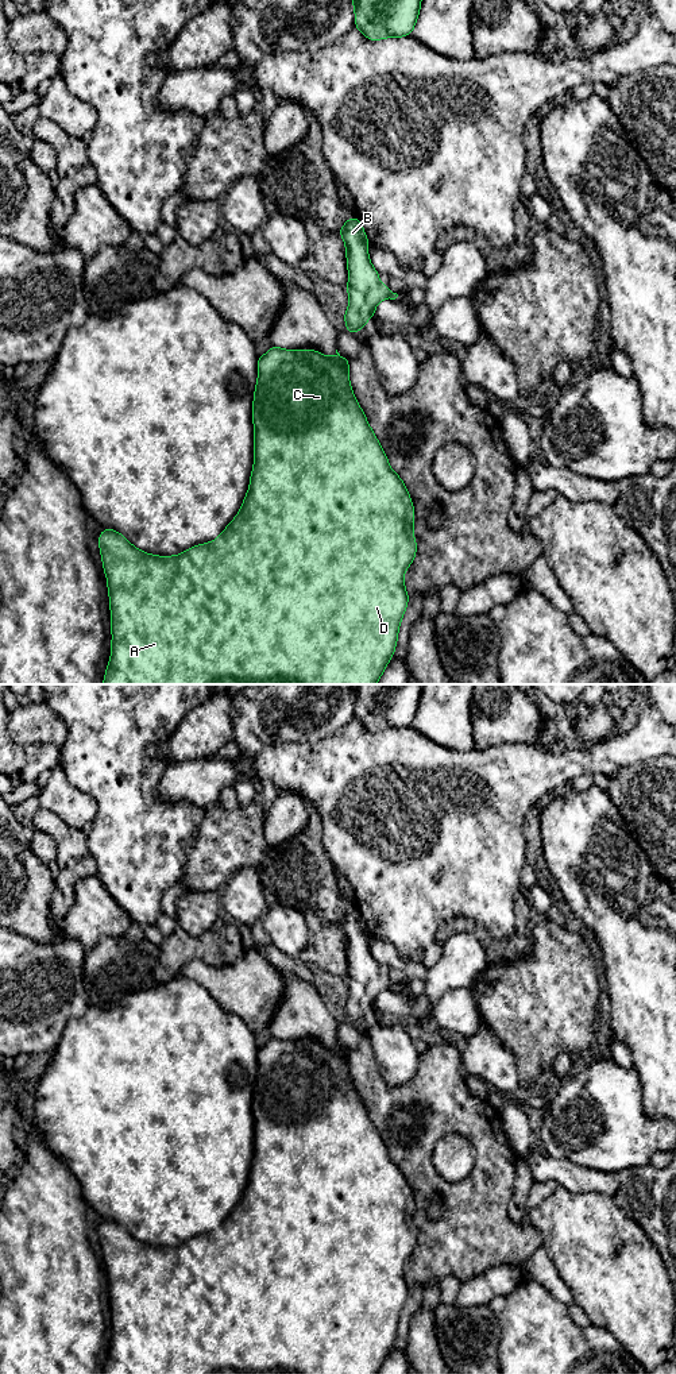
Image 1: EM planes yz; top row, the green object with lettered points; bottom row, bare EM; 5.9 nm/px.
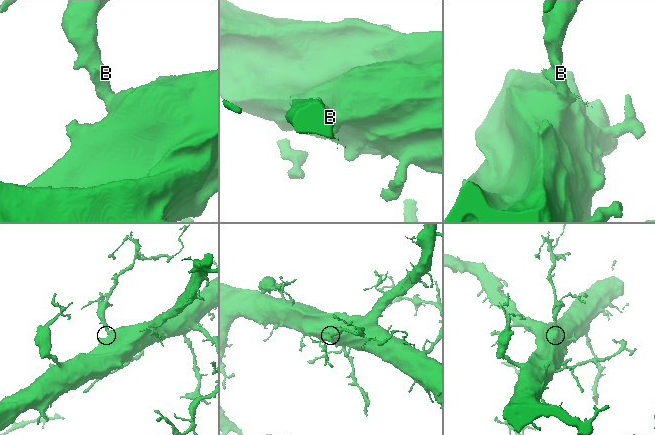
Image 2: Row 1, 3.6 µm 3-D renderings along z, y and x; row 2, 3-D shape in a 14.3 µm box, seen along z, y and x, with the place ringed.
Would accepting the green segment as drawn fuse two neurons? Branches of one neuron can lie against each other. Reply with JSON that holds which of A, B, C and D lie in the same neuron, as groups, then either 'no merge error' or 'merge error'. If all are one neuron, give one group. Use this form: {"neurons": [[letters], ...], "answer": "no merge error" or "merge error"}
{"neurons": [["A", "B", "C", "D"]], "answer": "no merge error"}

